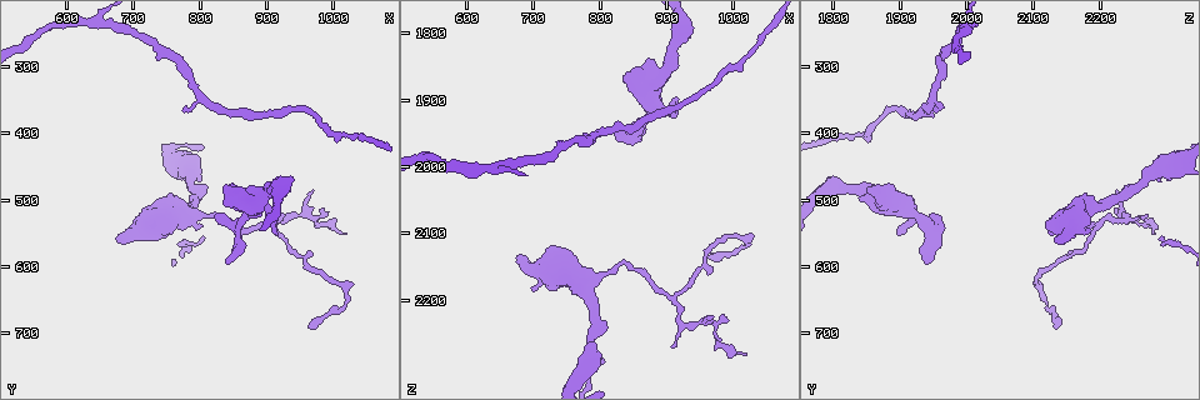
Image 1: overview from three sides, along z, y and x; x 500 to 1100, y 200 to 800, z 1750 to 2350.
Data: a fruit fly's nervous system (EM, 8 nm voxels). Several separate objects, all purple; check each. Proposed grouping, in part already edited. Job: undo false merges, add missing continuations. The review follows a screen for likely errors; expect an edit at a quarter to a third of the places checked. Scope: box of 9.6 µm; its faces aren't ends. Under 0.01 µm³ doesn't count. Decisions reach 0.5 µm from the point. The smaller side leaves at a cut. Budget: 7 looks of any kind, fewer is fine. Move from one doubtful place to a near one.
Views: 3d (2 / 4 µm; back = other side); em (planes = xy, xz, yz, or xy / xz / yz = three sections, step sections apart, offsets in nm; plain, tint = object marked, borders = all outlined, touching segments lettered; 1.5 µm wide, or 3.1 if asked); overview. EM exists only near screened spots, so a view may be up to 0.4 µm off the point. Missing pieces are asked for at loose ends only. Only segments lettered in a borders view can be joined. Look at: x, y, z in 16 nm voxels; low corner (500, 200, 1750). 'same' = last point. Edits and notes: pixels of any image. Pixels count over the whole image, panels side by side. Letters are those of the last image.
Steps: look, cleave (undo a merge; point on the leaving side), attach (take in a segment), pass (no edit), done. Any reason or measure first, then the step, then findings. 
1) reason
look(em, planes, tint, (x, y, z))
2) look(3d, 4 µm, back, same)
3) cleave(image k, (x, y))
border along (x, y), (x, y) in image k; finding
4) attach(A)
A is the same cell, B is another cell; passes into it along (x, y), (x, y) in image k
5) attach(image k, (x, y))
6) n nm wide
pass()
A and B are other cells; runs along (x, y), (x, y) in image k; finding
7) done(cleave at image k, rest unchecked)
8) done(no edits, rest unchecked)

branch stops here
look(em, planes, borders, (915, 555, 1895))

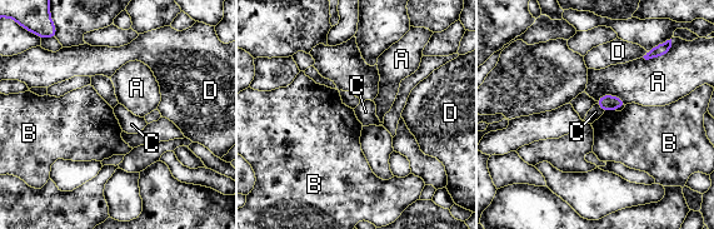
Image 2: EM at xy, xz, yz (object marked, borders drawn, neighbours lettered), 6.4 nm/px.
pass()
A, B, C and D are other cells; no lettered segment goes on from it

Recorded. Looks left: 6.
end of a long branch
look(em, 3.1 µm, planes, borders, (965, 690, 2135))

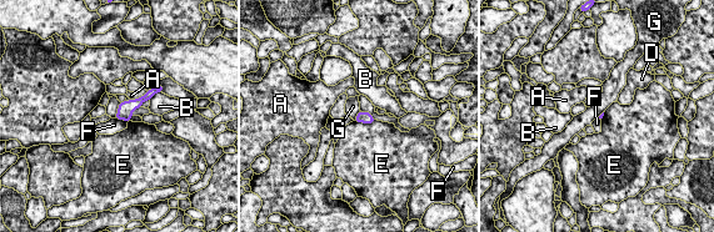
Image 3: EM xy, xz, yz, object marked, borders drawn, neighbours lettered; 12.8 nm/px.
pass()
A, B, D, E, F and G are other cells; border along (120, 102), (114, 117) in image 3; no lettered segment goes on from it

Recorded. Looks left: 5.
an open end
look(3d, 2 µm, (675, 560, 2135))

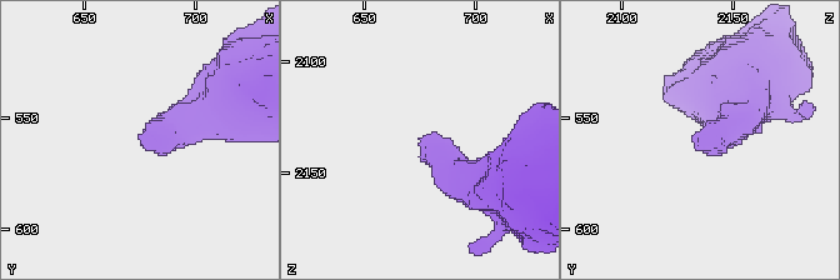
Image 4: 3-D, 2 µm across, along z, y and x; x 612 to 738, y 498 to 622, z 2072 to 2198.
look(em, xz, step 4, tint, (675, 561, 2135))

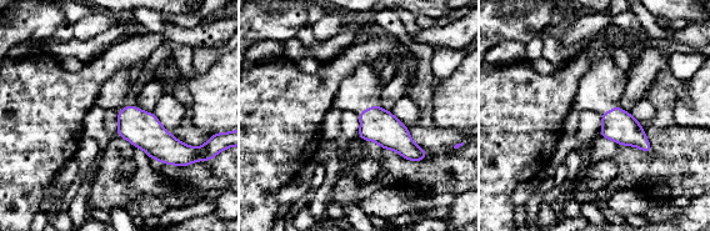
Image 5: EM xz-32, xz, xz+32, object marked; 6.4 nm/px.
another direction
look(em, planes, borders, same)

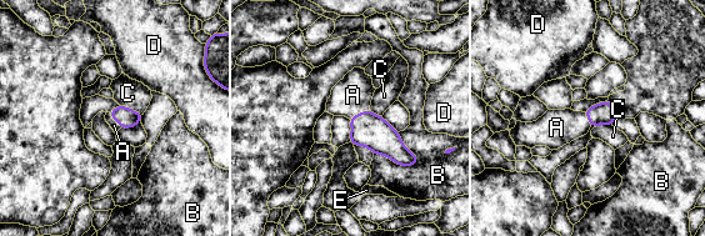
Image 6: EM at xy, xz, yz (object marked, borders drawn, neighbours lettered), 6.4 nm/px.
attach(A)
A is the same cell, B, C, D and E are other cells; passes into it along (369, 130), (359, 114), (353, 95) in image 6; the cell continues

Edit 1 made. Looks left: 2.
done(attach at image 6, rest unchecked)

